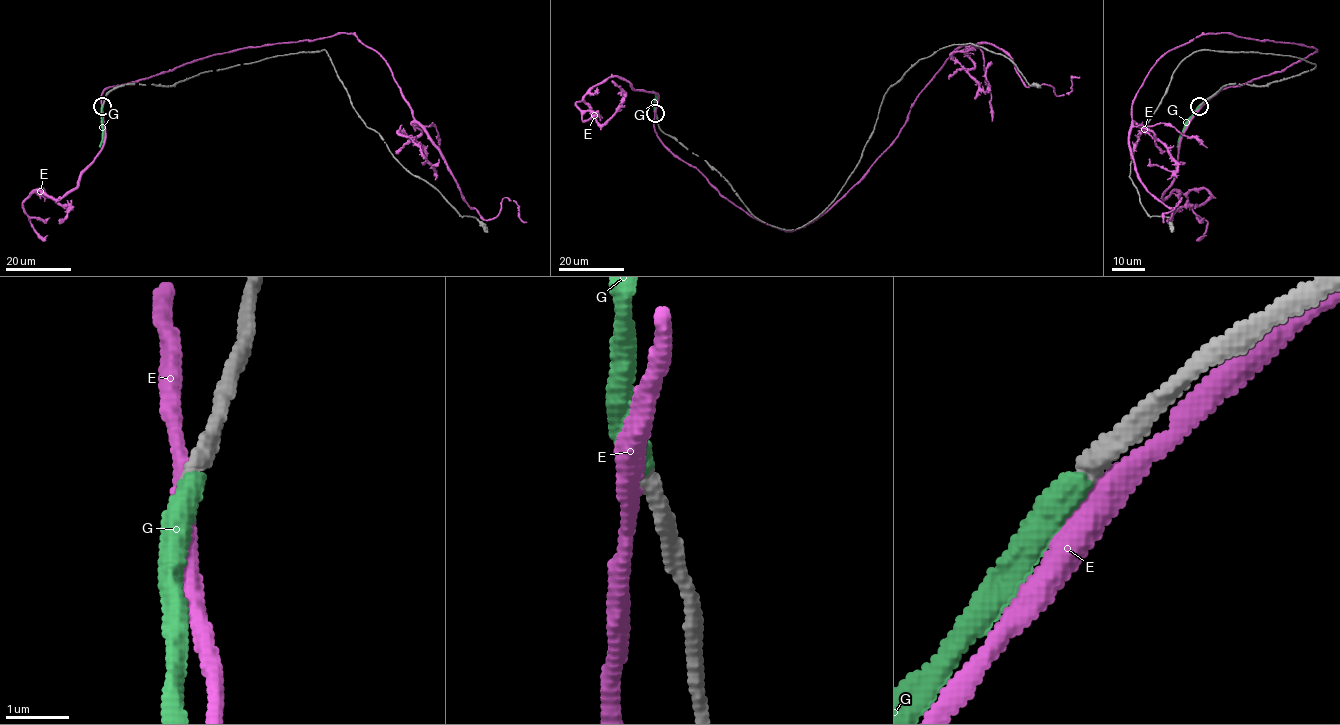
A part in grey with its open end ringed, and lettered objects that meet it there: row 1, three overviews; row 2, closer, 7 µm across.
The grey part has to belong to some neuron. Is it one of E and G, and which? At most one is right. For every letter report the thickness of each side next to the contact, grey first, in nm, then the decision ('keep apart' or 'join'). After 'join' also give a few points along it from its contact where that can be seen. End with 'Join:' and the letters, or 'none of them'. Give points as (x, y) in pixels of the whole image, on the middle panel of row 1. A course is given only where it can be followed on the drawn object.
E: calibres 320 and 340 nm; keep apart
G: calibres 320 and 460 nm; join; course (655, 113), (653, 91)
Join: G

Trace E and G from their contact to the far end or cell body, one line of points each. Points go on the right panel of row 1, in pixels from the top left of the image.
E: (1200, 106), (1316, 49), (1210, 33), (1156, 62), (1132, 104), (1129, 144), (1171, 220), (1182, 197), (1163, 222)
G: (1199, 106), (1186, 125), (1177, 147)

